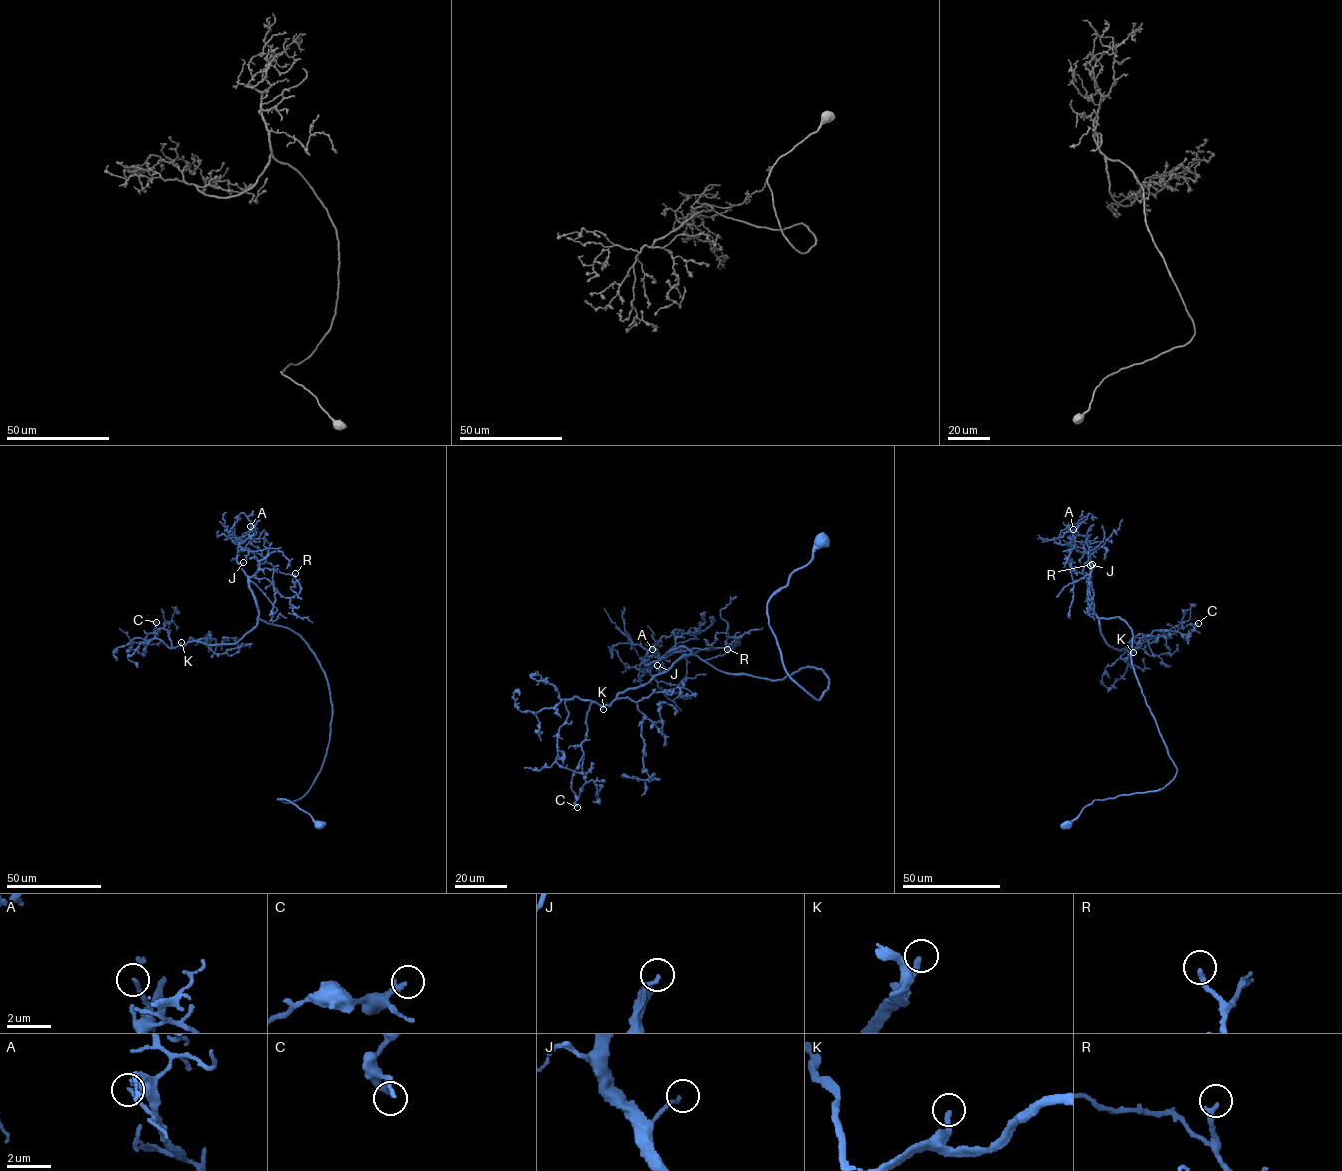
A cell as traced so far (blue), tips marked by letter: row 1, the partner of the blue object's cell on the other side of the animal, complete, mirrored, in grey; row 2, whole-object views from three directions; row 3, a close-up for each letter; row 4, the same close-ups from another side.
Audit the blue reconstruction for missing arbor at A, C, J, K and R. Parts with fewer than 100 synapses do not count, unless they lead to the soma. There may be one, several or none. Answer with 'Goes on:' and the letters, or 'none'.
Goes on: K

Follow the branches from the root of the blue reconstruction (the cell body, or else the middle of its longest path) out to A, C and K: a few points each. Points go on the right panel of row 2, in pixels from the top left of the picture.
A: (1066, 825), (1095, 800), (1161, 789), (1177, 769), (1134, 673), (1132, 629), (1088, 604), (1089, 553), (1073, 529)
C: (1066, 825), (1095, 800), (1158, 791), (1176, 770), (1134, 673), (1132, 629), (1099, 618), (1127, 660), (1198, 623)
K: (1066, 825), (1095, 800), (1158, 791), (1175, 775), (1134, 673), (1132, 629), (1099, 618), (1108, 645), (1133, 652)

